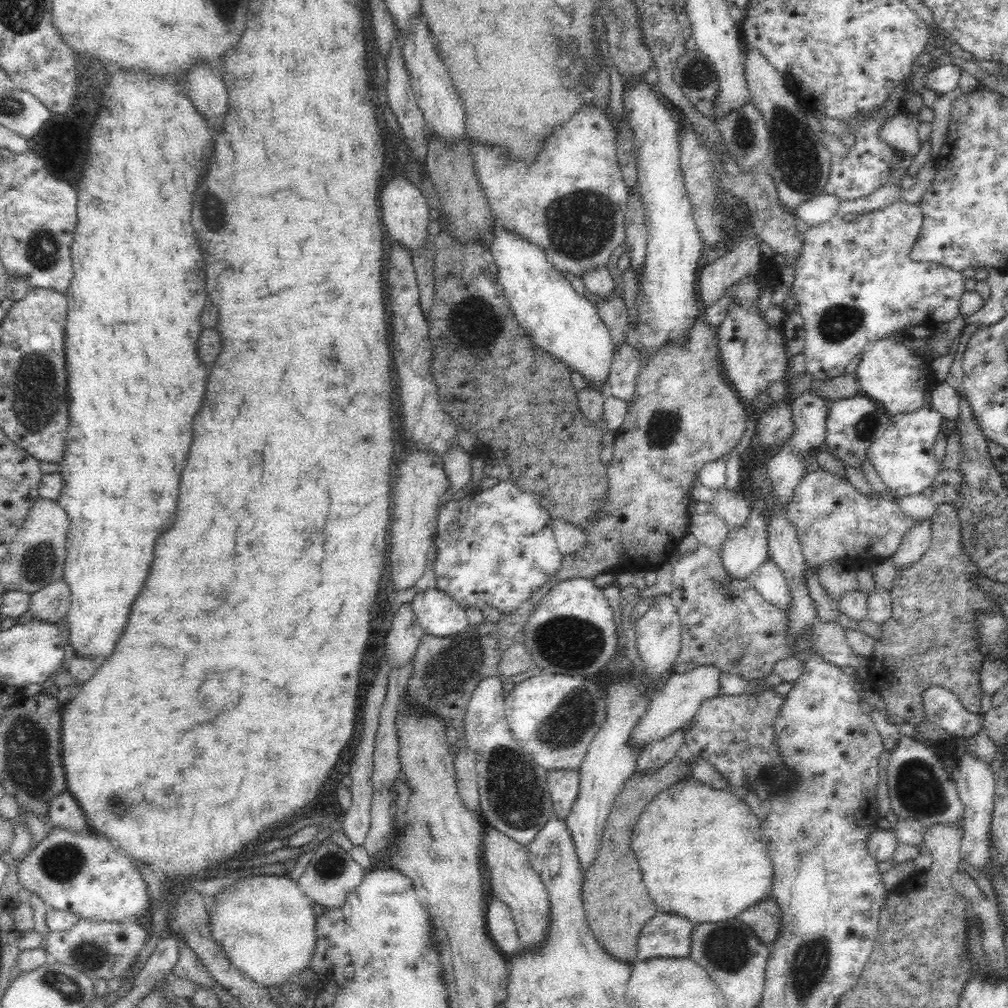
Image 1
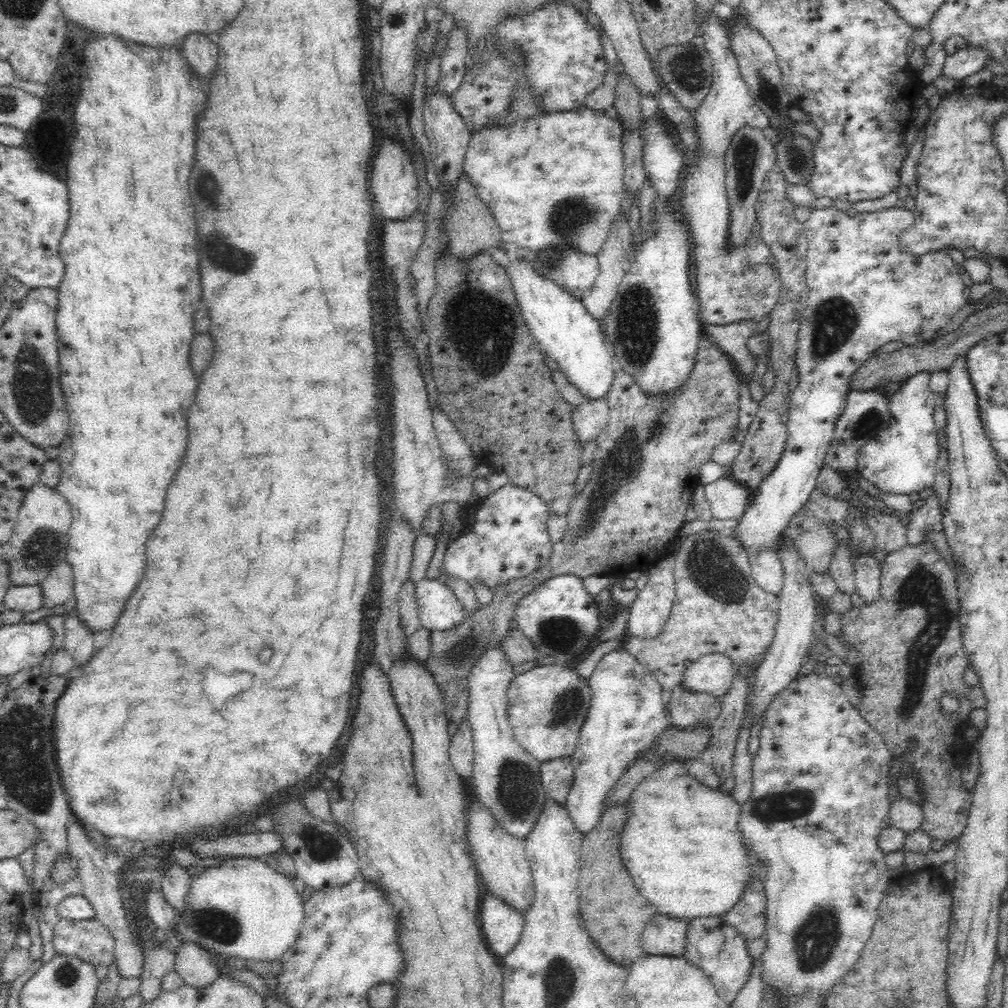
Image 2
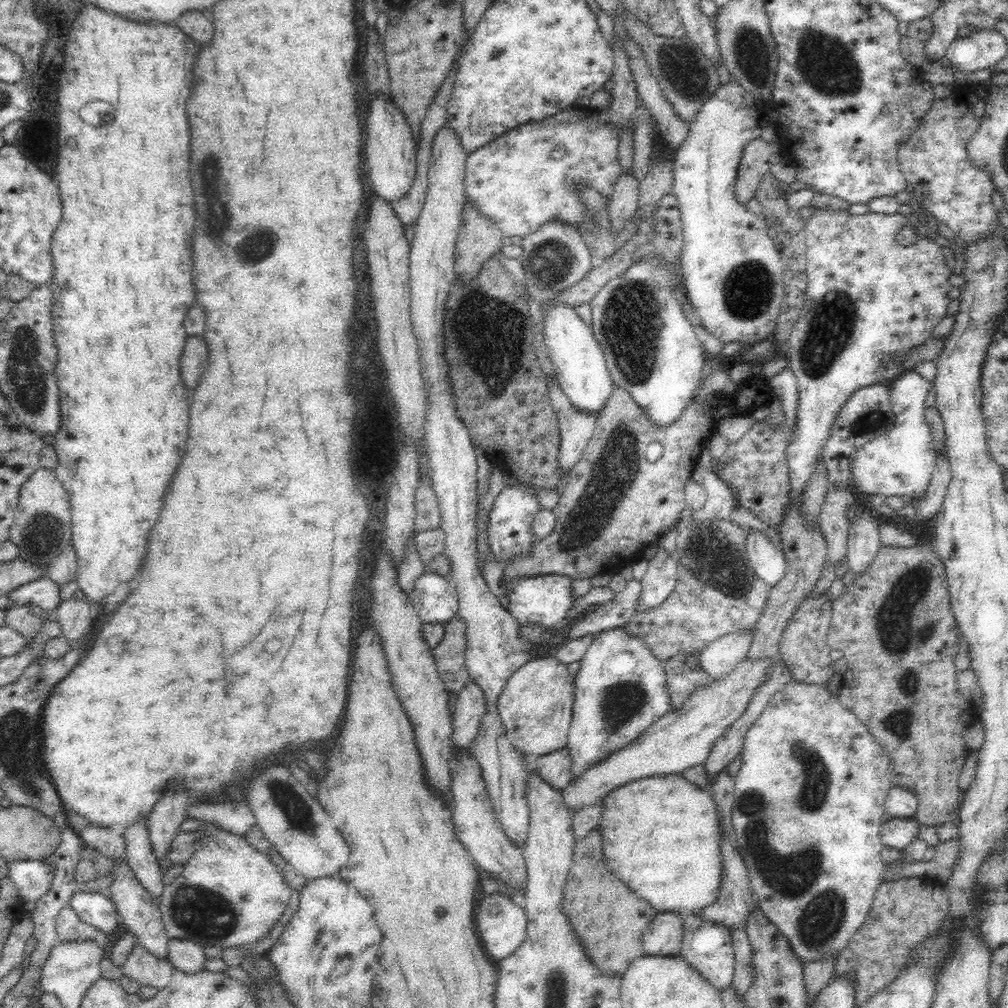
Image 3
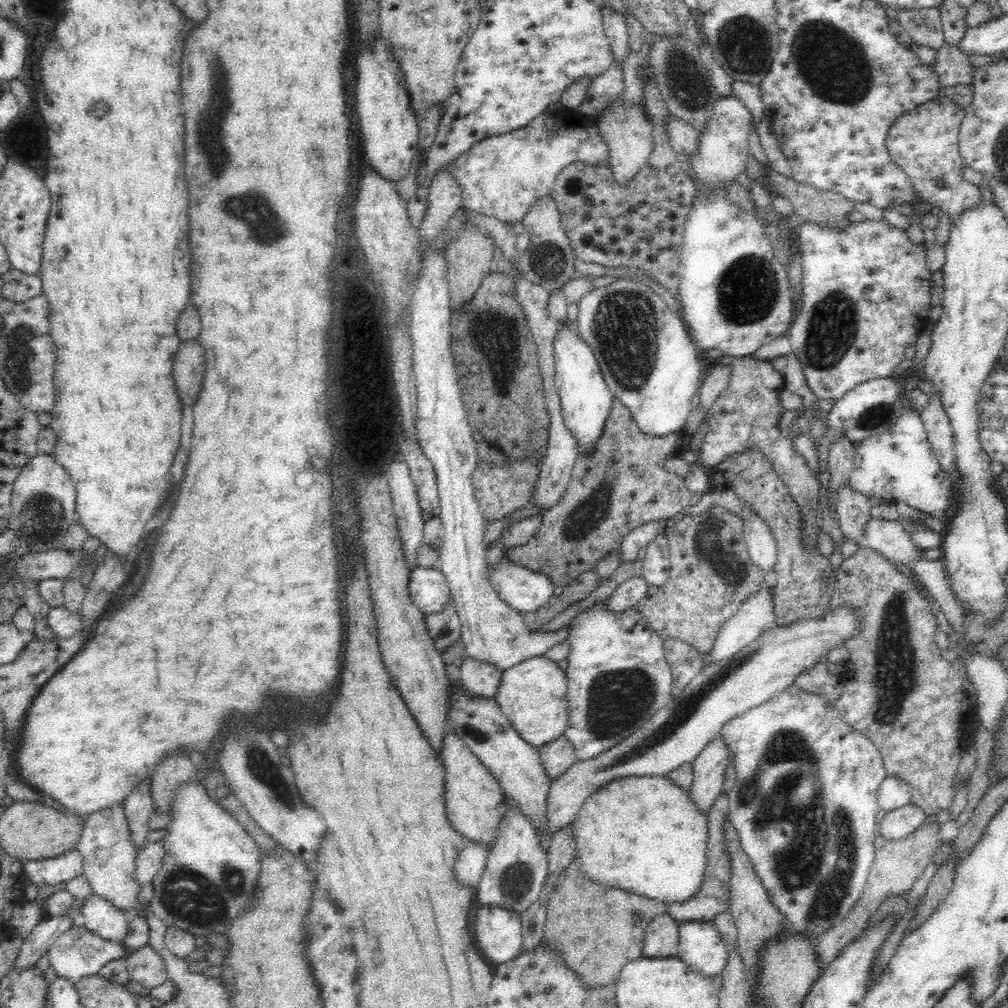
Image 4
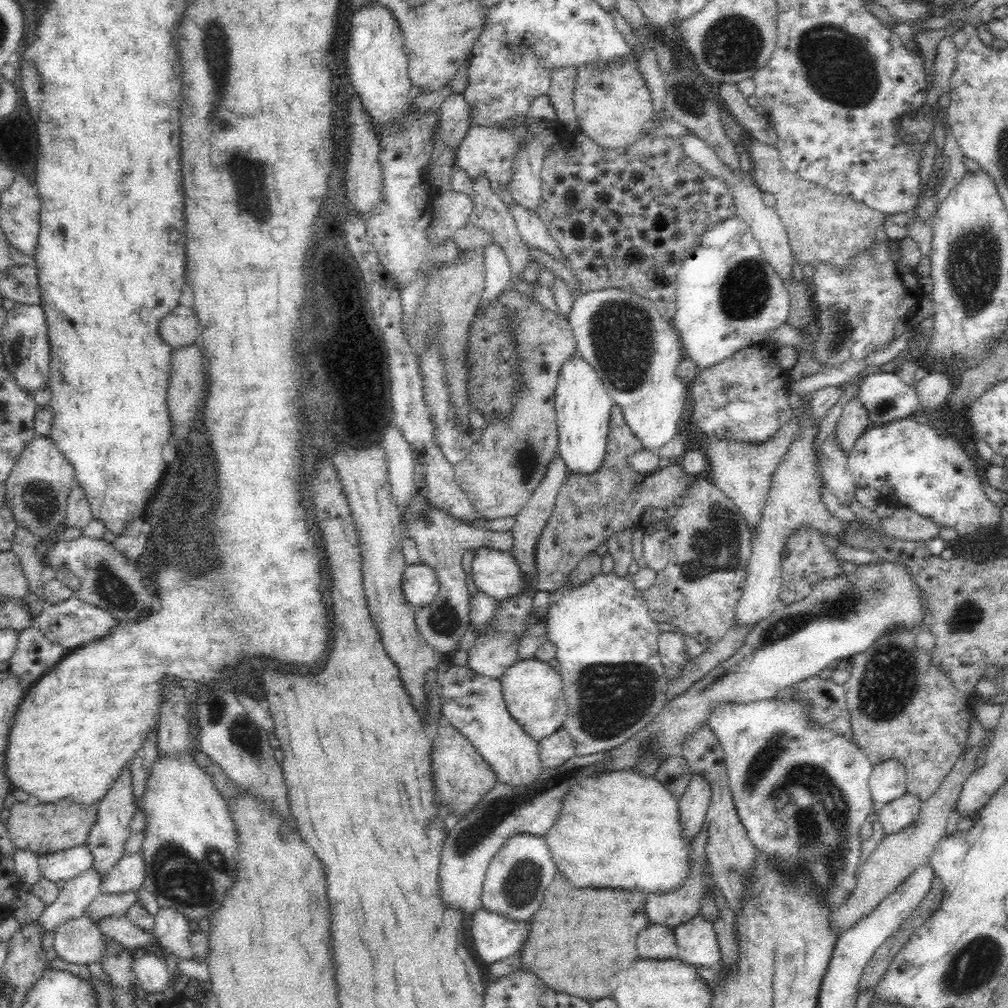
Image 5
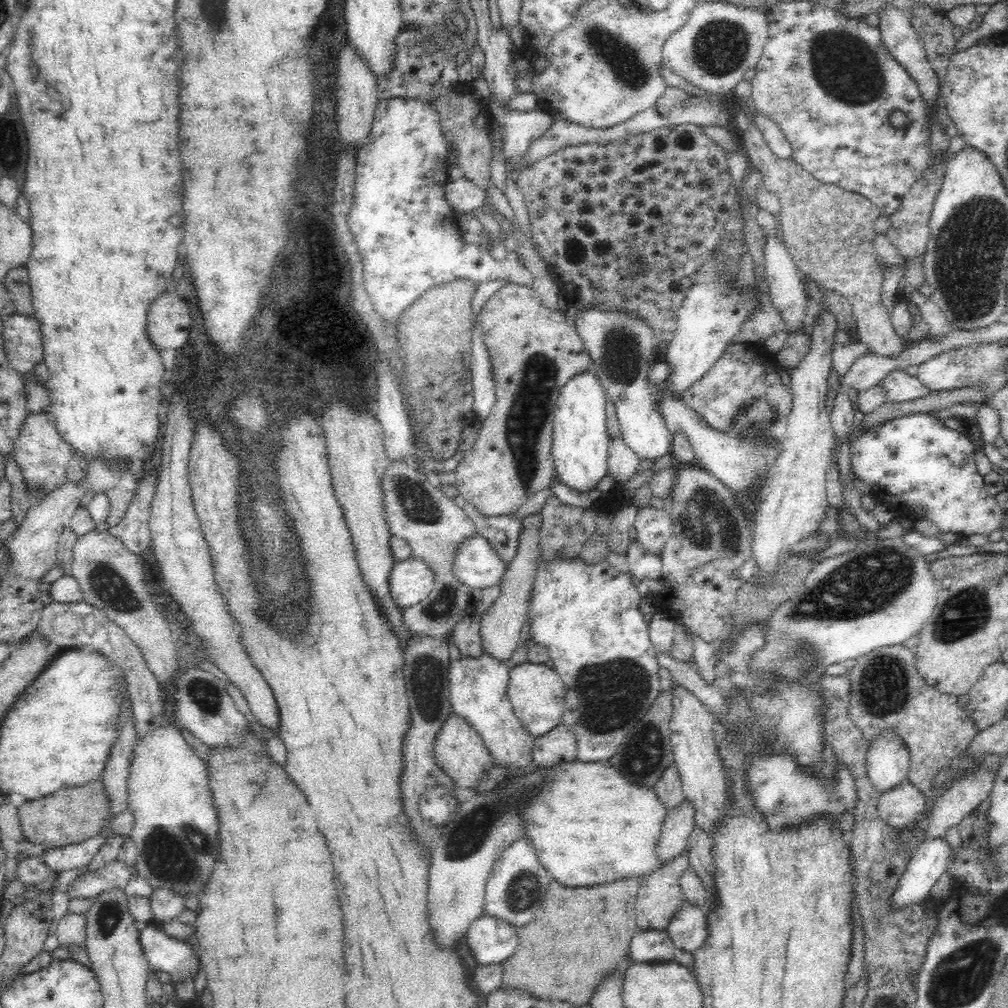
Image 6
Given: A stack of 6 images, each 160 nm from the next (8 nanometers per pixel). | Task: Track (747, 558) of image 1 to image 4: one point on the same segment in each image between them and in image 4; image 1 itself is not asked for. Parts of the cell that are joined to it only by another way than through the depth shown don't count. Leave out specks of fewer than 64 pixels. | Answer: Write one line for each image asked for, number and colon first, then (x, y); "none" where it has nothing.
2: (863, 290)
3: (867, 296)
4: (866, 297)

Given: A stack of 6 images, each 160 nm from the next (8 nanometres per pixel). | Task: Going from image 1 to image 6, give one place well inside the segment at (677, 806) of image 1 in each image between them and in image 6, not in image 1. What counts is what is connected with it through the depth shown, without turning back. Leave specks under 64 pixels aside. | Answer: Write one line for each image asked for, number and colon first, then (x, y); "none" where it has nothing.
2: (681, 843)
3: (661, 836)
4: (645, 834)
5: (621, 829)
6: (589, 825)

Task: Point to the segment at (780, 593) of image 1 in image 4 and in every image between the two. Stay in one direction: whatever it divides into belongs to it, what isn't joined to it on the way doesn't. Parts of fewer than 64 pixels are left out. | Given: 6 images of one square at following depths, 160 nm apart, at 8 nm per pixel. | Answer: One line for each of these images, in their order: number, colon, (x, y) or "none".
2: (766, 568)
3: (767, 562)
4: (761, 546)

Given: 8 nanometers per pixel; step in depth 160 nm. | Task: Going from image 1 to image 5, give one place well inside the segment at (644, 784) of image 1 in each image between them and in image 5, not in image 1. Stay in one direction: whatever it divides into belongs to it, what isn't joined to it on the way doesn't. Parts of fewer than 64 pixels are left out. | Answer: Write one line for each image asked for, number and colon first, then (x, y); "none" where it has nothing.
2: (606, 892)
3: (608, 917)
4: (597, 929)
5: (572, 929)

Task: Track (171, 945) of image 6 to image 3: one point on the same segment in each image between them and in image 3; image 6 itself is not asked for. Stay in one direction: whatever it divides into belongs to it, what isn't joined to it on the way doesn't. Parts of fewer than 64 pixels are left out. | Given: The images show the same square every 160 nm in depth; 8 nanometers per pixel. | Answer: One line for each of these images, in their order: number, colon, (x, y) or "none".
3: (94, 908)
4: (101, 917)
5: (119, 929)

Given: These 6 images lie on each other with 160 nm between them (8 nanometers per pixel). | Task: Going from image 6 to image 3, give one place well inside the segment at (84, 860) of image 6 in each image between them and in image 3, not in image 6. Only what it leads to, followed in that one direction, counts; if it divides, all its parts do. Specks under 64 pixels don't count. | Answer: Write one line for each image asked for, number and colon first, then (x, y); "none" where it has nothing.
3: (31, 877)
4: (44, 872)
5: (63, 865)

